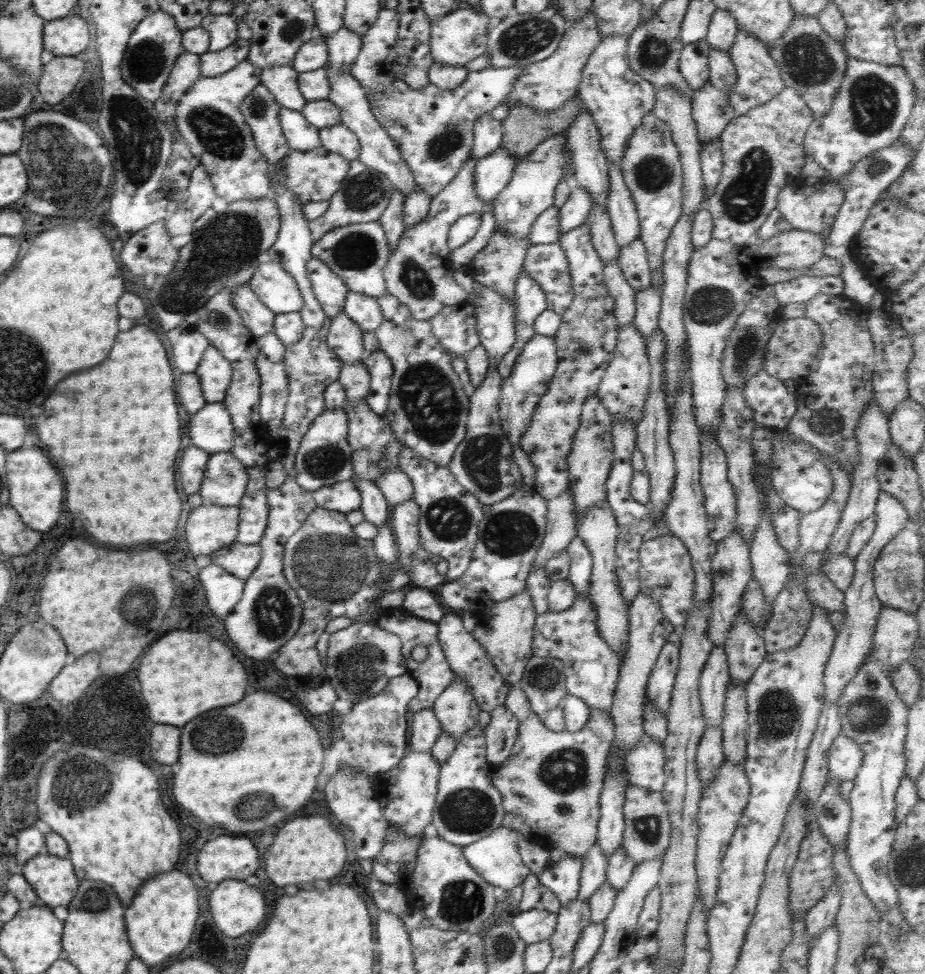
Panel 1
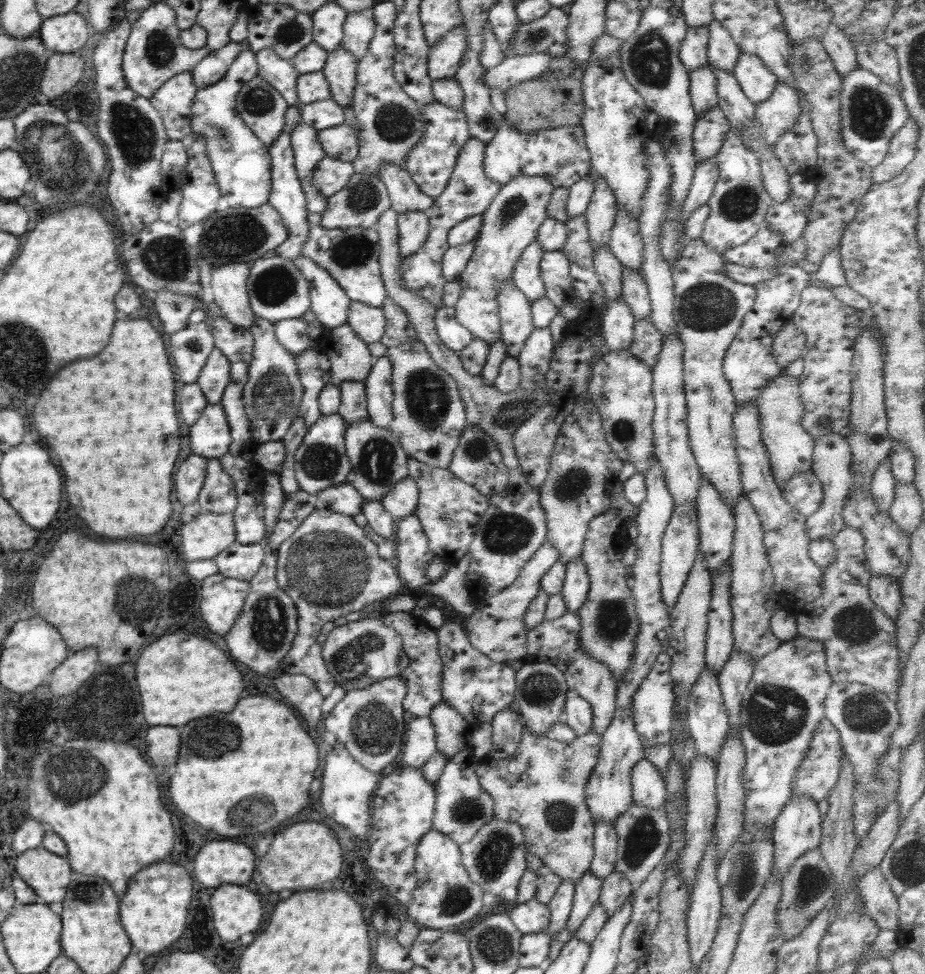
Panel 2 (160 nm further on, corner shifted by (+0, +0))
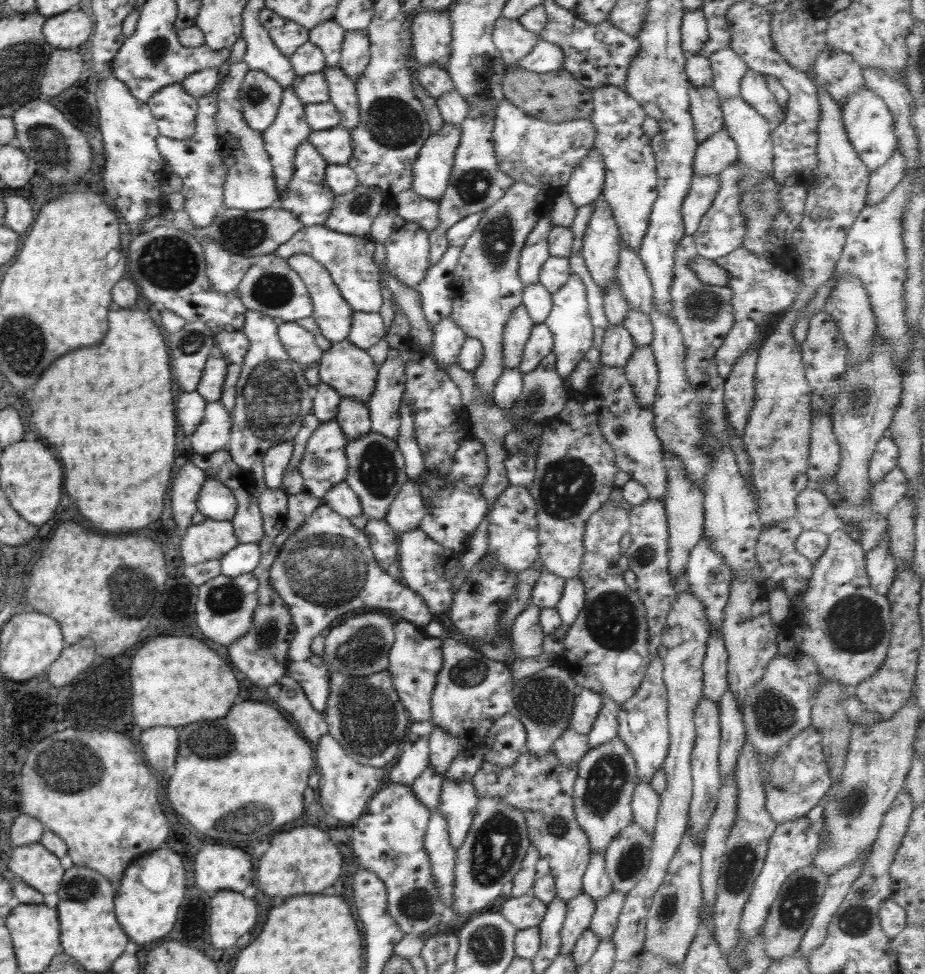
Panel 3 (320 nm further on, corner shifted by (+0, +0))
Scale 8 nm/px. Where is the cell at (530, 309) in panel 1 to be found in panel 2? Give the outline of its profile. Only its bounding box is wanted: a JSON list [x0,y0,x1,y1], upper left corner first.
[512,241,546,300]

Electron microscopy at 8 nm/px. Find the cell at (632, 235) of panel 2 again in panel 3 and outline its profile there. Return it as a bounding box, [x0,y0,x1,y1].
[617,240,653,314]

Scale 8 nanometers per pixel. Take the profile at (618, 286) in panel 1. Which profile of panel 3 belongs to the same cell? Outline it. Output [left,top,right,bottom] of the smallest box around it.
[601,324,635,369]

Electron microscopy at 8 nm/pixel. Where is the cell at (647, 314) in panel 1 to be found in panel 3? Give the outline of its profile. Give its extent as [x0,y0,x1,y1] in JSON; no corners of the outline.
[623,346,658,407]

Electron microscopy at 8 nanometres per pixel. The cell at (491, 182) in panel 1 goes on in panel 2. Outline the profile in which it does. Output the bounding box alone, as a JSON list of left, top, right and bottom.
[484,121,591,189]

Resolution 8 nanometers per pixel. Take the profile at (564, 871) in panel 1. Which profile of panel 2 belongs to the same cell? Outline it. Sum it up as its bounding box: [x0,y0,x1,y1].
[546,880,575,938]

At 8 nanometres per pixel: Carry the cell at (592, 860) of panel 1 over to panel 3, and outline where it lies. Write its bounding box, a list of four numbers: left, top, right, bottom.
[560,892,596,955]

